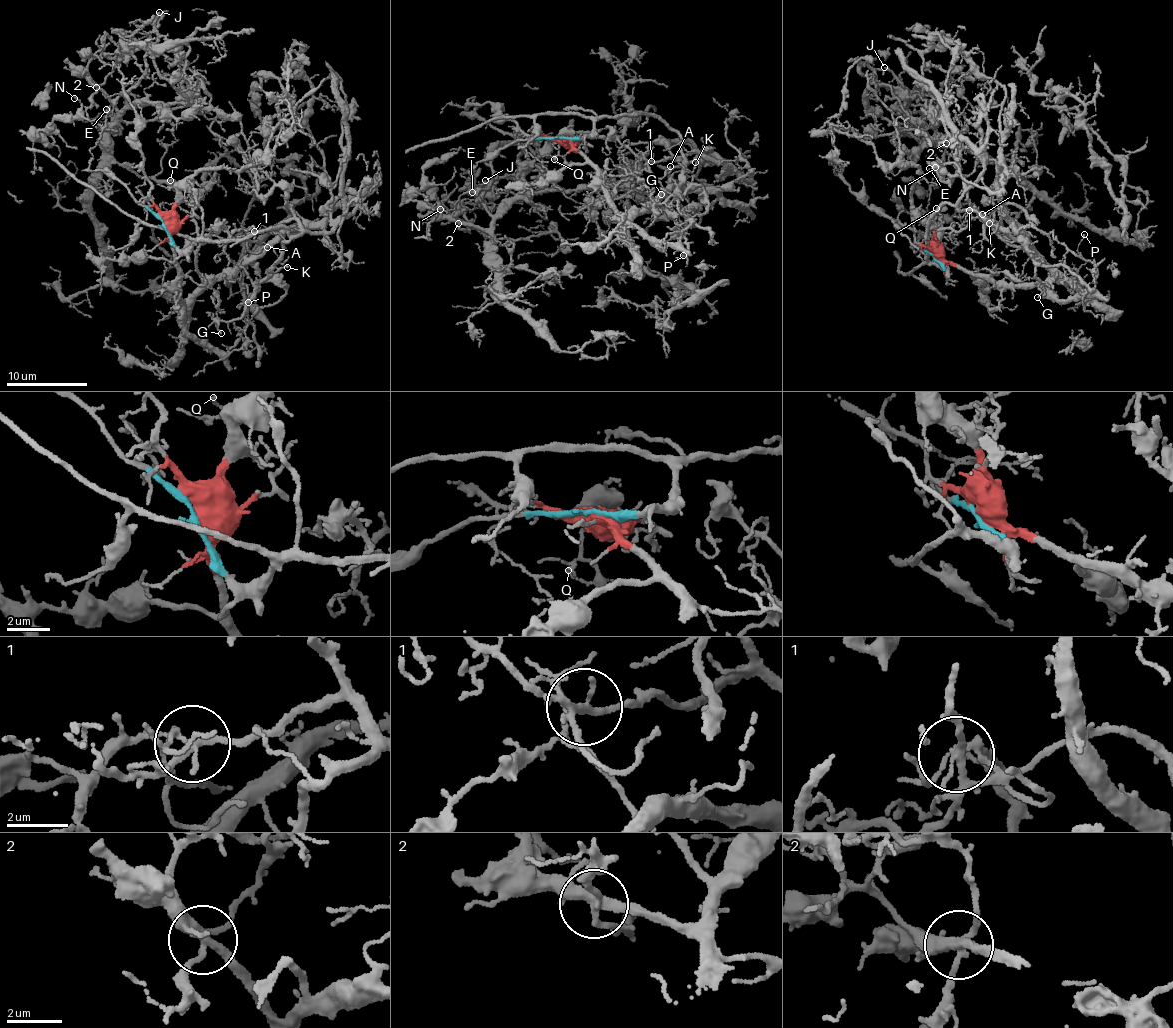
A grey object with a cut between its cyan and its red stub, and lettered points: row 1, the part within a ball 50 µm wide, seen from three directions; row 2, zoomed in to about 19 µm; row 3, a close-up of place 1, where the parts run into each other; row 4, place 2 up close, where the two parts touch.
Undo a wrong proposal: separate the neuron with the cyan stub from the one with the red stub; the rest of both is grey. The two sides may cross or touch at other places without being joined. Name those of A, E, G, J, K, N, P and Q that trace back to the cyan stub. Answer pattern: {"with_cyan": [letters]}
{"with_cyan": ["A", "E", "G", "J", "K", "N"]}

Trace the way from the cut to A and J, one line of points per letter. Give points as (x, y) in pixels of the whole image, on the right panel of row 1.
A: (934, 256), (945, 268), (926, 259), (930, 218), (957, 202), (964, 185), (972, 217), (992, 223), (982, 214)
J: (934, 256), (917, 240), (928, 235), (930, 187), (952, 126), (946, 115), (908, 102), (912, 91), (884, 66)

